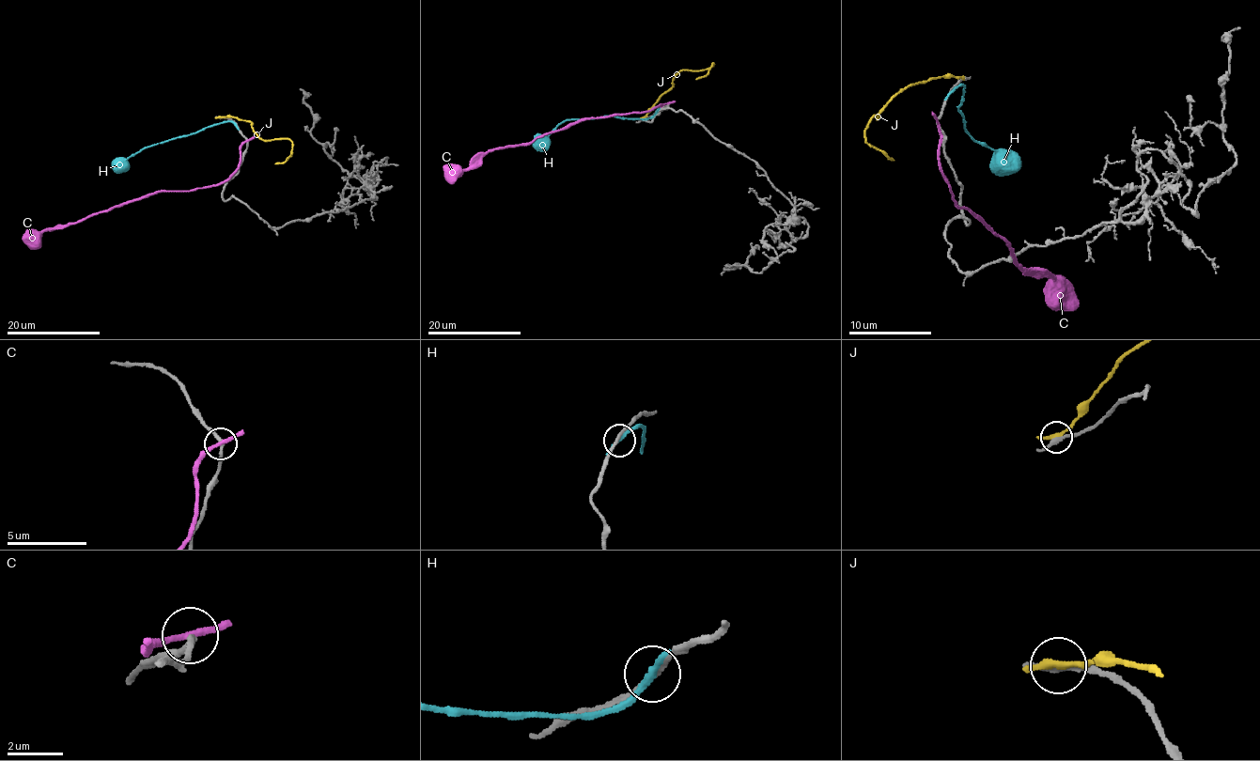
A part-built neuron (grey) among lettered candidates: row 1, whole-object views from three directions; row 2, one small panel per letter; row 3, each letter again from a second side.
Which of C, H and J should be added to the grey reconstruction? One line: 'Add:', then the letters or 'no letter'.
Add: J

